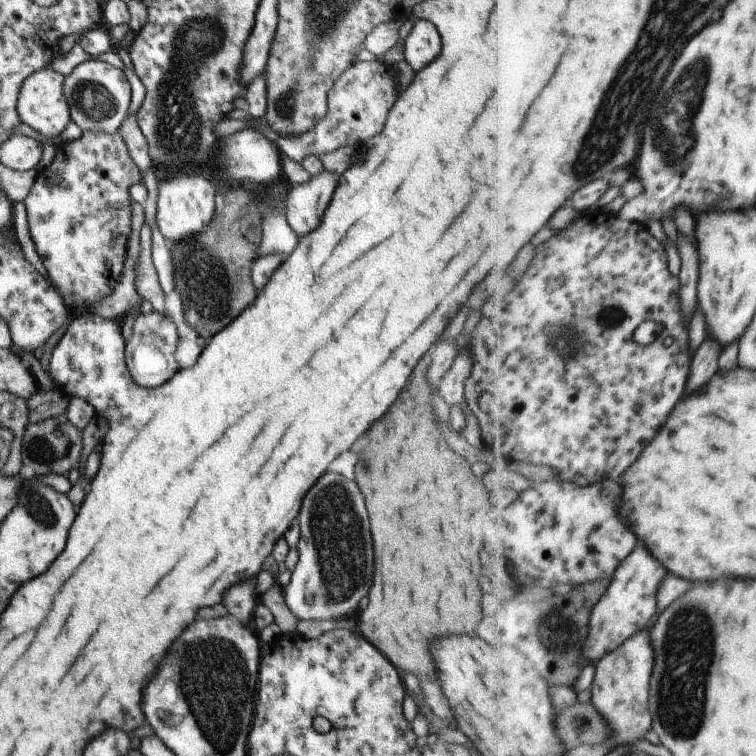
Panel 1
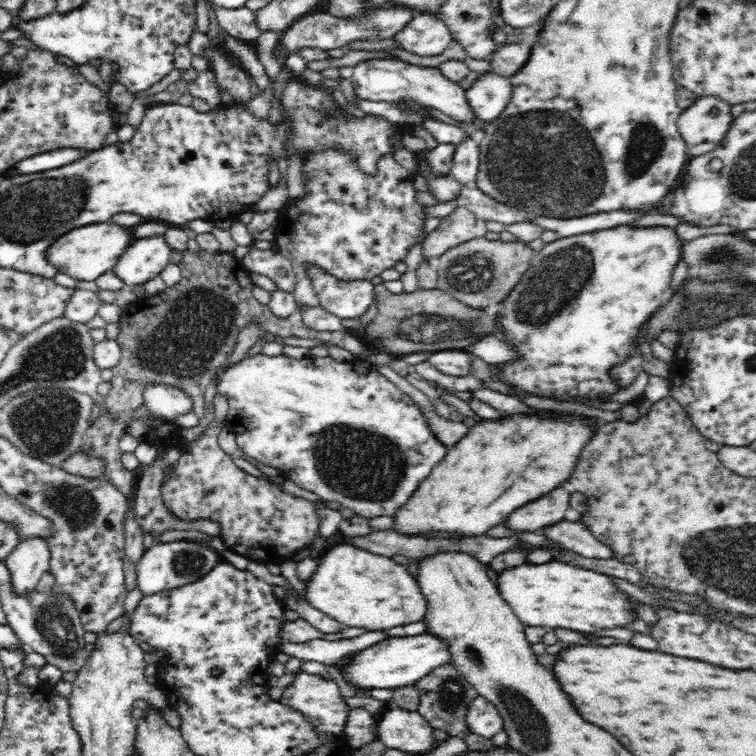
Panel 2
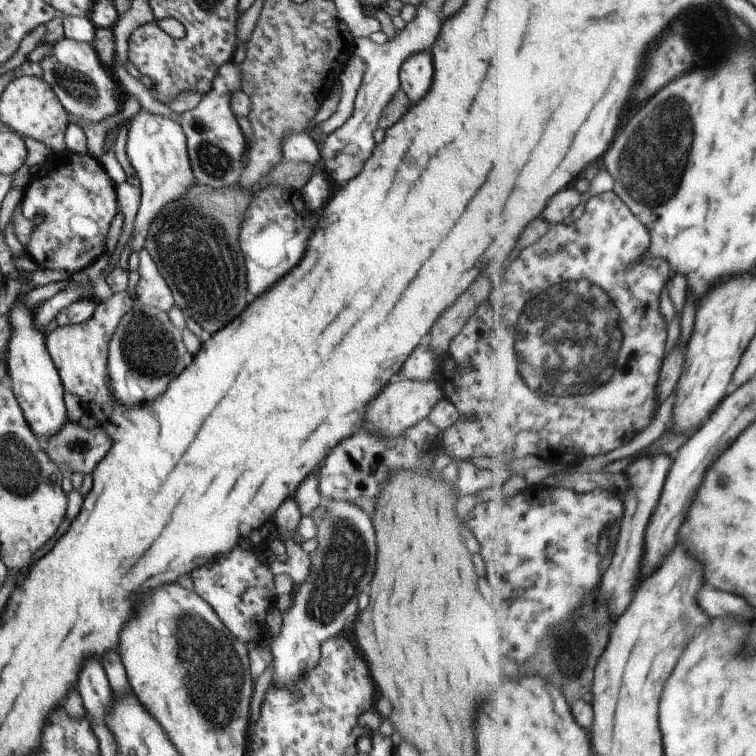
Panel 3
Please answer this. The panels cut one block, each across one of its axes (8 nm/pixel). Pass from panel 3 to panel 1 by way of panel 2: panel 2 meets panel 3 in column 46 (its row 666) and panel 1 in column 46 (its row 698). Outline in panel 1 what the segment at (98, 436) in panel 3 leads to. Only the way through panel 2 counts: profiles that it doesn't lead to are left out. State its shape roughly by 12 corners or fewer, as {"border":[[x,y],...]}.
{"border":[[65,413],[29,423],[20,442],[35,475],[78,469],[81,431]]}

